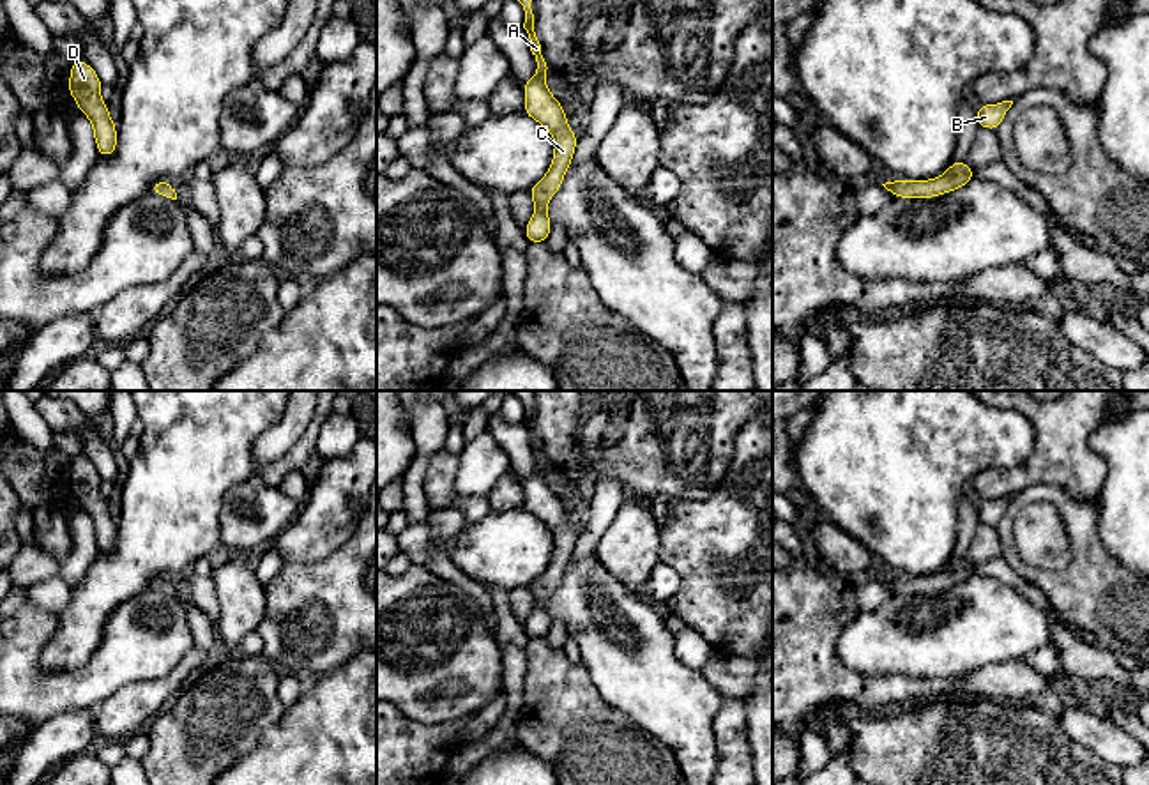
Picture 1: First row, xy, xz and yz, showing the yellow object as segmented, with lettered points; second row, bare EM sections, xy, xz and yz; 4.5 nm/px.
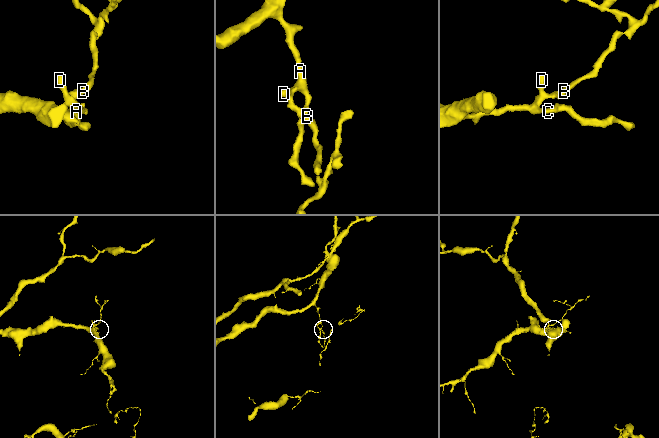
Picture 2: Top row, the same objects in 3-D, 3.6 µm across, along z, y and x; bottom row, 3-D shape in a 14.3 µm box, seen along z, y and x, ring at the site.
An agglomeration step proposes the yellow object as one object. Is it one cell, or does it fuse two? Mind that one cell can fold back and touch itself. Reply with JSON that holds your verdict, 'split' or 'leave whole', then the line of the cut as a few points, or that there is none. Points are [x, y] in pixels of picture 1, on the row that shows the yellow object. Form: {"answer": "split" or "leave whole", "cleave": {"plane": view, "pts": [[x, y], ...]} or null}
{"answer": "leave whole", "cleave": null}

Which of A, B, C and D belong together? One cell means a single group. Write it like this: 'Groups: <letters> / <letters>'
Groups: A B C D

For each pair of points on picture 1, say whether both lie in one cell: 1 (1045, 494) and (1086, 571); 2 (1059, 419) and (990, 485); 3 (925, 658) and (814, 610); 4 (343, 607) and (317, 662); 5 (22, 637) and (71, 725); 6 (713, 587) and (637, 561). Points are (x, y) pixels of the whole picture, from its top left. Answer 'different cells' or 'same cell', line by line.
1: same cell
2: same cell
3: different cells
4: same cell
5: different cells
6: different cells

